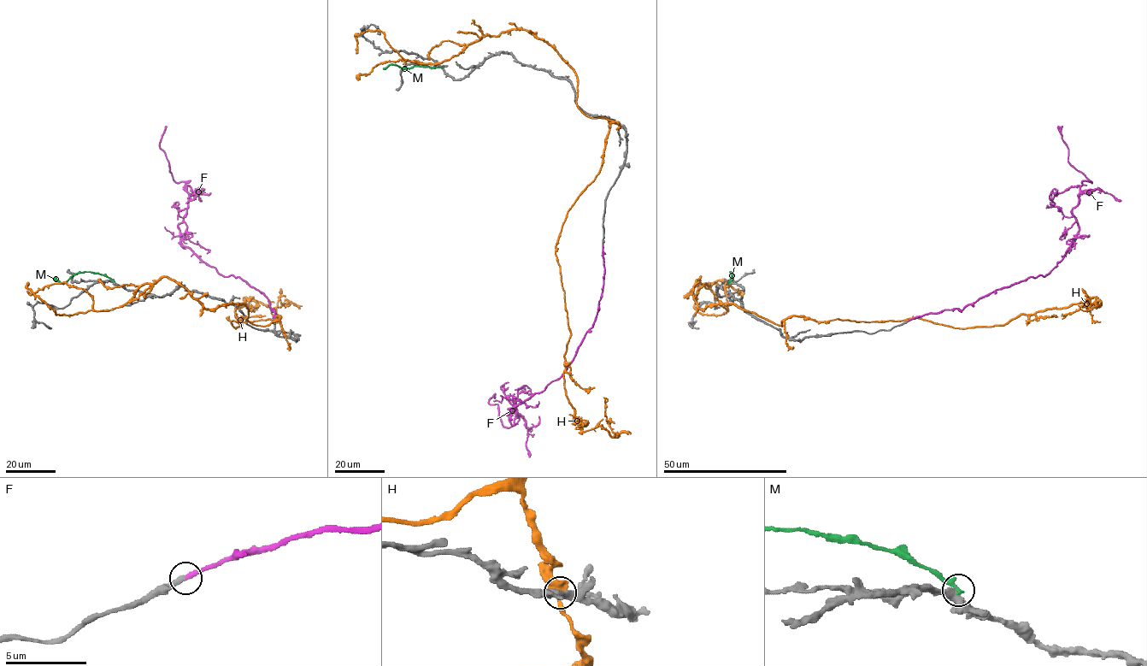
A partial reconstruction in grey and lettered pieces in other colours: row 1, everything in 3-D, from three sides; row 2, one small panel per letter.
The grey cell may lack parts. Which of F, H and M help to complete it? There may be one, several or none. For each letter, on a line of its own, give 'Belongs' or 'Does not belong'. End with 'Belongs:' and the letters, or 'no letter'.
F: Belongs
H: Does not belong
M: Does not belong
Belongs: F

